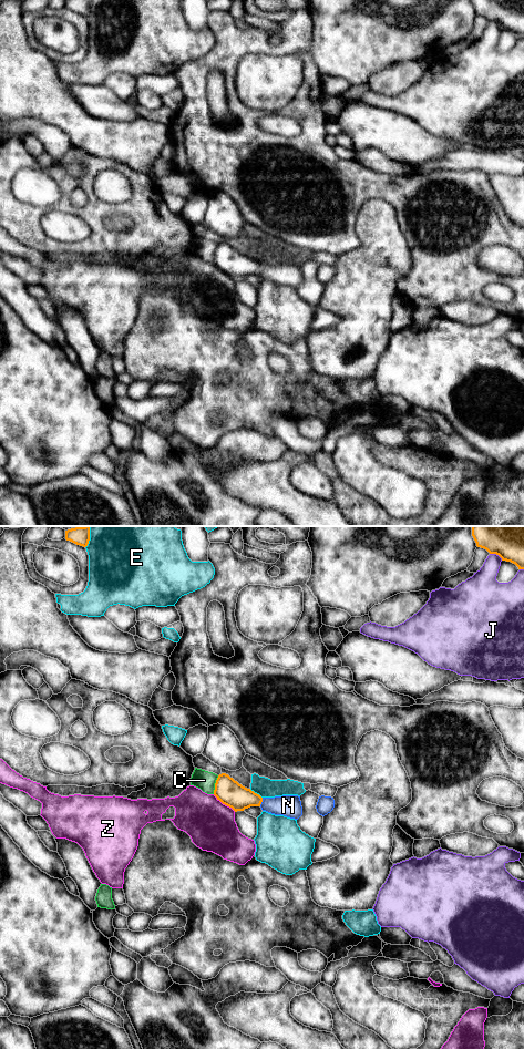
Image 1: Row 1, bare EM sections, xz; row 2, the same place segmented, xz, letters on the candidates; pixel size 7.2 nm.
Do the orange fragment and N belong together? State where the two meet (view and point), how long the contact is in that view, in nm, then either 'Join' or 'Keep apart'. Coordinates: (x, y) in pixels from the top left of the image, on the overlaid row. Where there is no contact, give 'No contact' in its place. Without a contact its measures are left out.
Touches orange at xz (262, 801). Shared border 70 nm. Join

